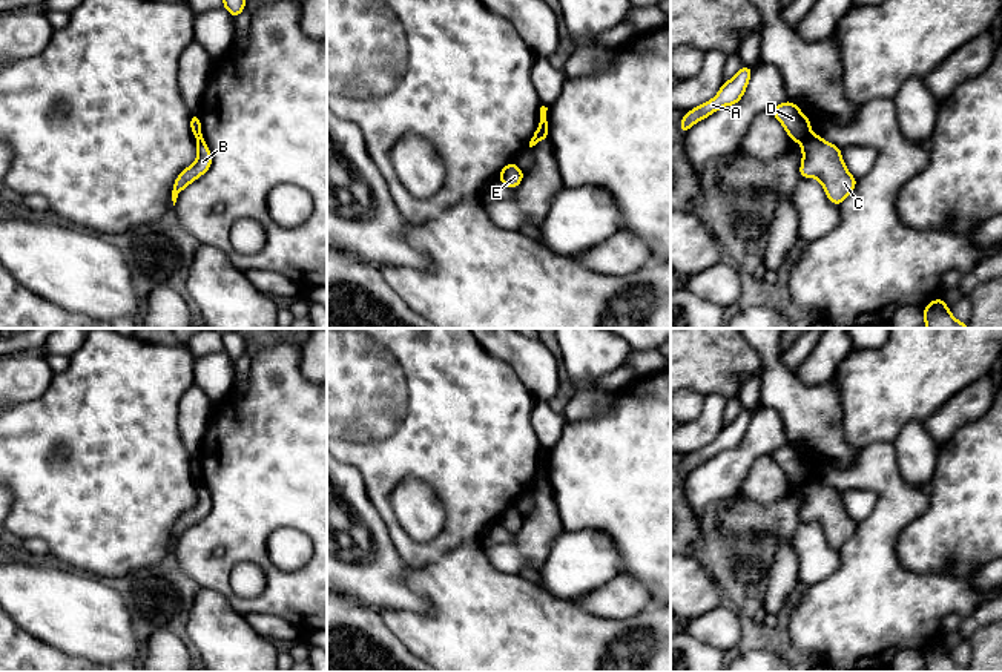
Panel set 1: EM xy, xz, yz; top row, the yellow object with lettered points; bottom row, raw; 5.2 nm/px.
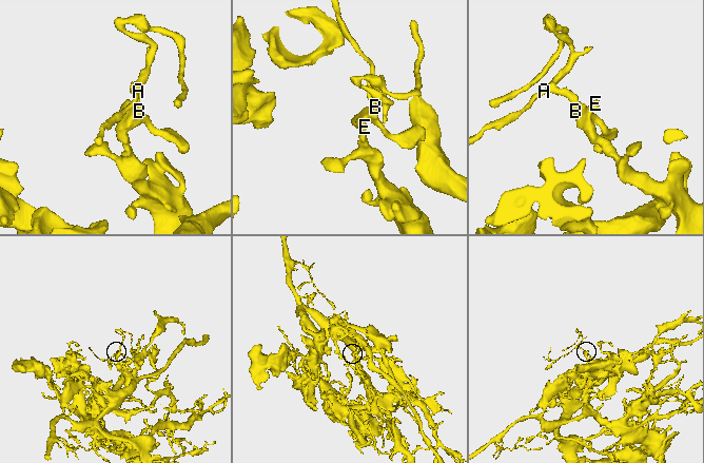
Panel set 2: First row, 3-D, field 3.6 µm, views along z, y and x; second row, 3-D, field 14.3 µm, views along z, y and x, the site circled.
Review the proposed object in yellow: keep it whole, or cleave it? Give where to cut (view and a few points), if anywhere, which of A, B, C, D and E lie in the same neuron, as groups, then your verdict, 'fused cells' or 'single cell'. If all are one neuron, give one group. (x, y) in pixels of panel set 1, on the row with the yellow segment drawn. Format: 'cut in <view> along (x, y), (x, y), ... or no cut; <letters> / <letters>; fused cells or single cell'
cut in yz along (810, 134), (801, 143); A D / B C E; fused cells

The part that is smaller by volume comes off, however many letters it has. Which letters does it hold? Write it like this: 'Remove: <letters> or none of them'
Remove: A, D

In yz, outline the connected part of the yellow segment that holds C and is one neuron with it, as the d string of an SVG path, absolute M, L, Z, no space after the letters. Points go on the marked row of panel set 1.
M816 135L801 143L799 176L816 178L827 199L839 206L855 189L858 180L847 170L841 149Z

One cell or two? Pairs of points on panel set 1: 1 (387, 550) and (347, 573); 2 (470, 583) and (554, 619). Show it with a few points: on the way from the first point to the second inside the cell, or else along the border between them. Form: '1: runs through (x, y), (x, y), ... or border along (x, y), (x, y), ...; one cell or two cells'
1: runs through (378, 559), (364, 573), (356, 573); one cell
2: runs through (491, 605), (505, 619), (533, 619); one cell

